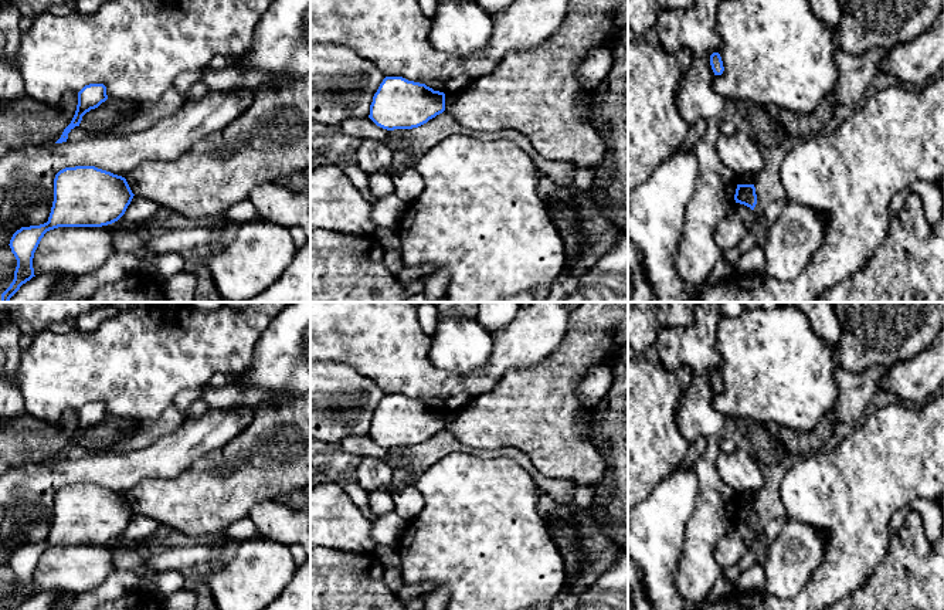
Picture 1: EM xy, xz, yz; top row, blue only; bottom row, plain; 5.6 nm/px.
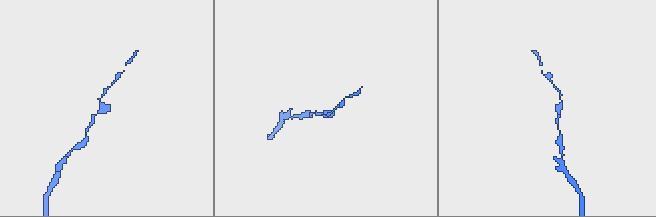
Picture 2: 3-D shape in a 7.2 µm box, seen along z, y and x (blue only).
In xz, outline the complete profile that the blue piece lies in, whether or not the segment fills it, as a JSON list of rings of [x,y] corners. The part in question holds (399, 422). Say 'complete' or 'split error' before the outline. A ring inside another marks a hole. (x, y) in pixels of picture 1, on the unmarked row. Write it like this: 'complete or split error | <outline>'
complete | [[[386,394],[373,414],[369,436],[387,448],[412,447],[444,428],[444,410],[403,394]]]

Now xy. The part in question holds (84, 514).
complete | [[[95,484],[65,485],[54,497],[54,519],[48,539],[21,545],[10,566],[17,577],[14,597],[4,610],[17,610],[34,593],[34,570],[50,548],[58,545],[102,545],[118,539],[133,516],[125,495]]]

